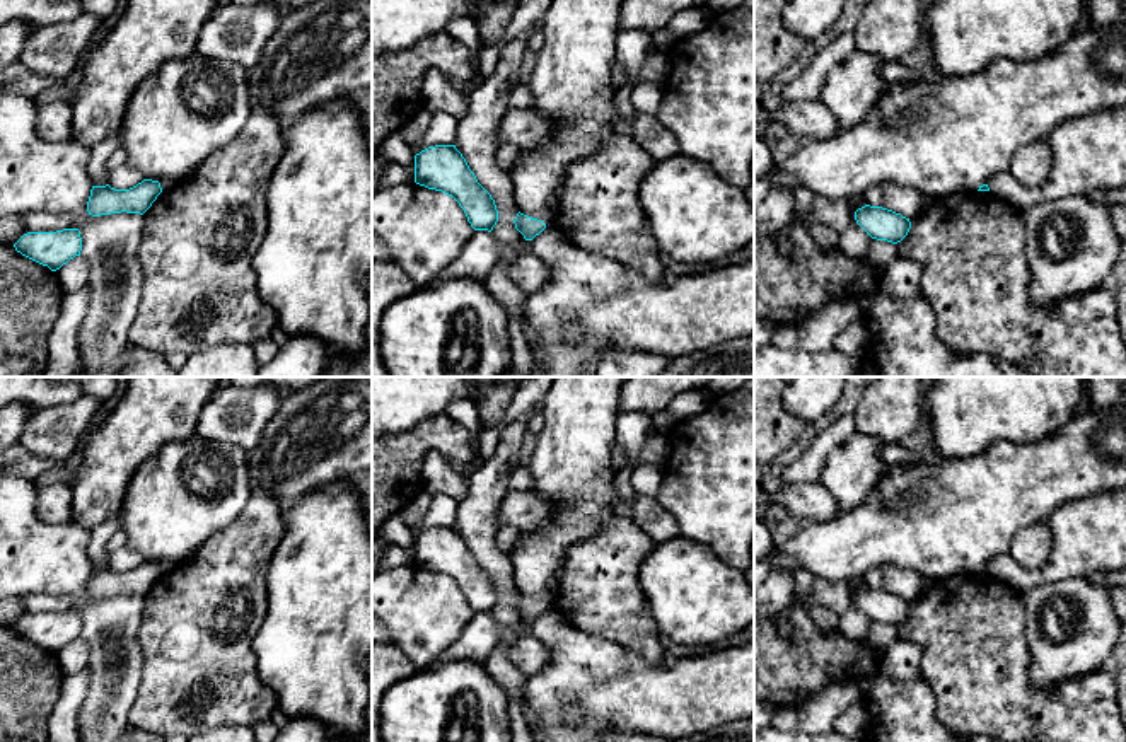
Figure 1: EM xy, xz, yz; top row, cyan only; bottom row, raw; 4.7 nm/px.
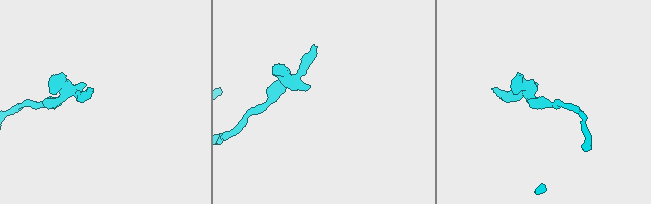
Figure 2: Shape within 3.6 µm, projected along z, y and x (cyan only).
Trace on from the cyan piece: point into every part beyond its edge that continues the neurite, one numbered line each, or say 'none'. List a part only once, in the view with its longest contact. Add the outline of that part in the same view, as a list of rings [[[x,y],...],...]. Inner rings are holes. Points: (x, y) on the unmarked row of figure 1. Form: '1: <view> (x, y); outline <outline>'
none

